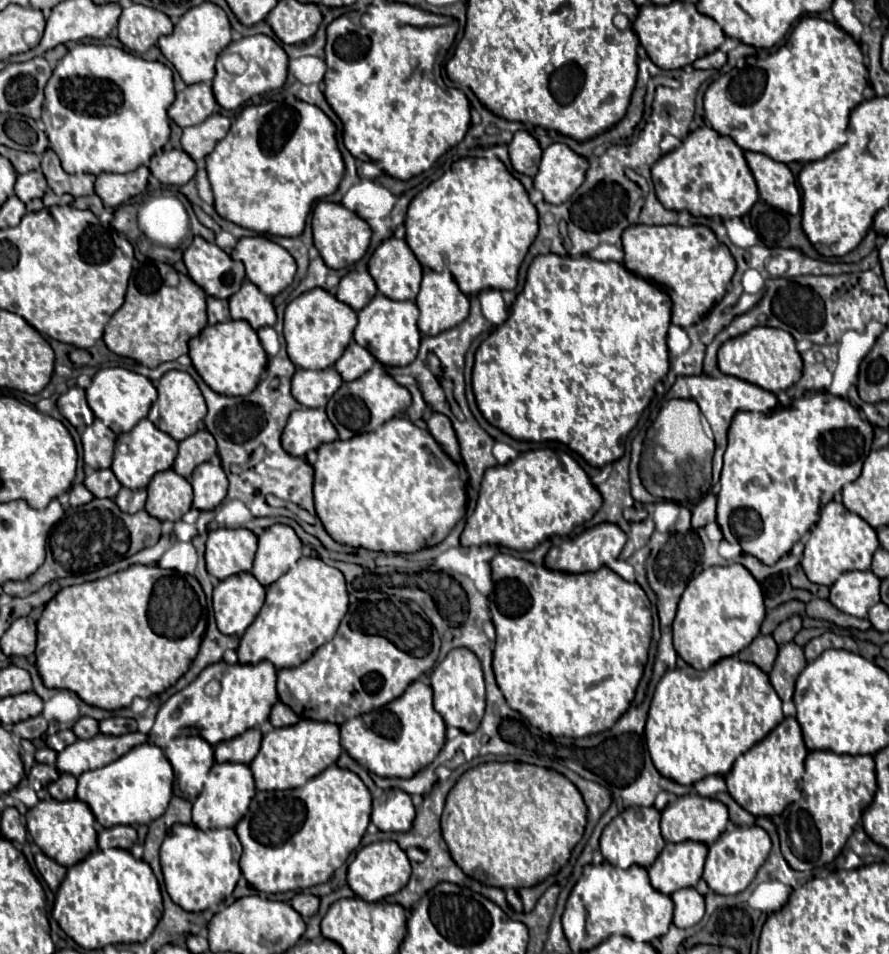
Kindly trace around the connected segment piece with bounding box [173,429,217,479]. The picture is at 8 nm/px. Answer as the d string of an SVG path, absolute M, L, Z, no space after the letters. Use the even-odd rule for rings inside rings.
M201 429L195 435L179 441L179 455L175 459L173 469L185 479L191 479L193 469L203 461L209 461L215 453L217 453L217 443L213 435L207 429Z

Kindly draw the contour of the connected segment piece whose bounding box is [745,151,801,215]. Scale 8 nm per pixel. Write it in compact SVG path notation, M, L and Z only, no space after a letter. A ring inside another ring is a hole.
M747 151L745 159L757 181L759 195L767 205L773 205L791 215L801 211L801 193L791 169L785 163L755 151Z

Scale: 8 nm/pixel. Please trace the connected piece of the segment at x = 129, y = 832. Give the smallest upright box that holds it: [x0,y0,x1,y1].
[99,825,137,849]

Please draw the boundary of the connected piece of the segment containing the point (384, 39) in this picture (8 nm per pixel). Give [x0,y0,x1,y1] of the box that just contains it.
[325,1,471,179]

